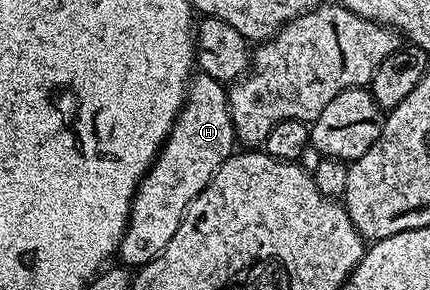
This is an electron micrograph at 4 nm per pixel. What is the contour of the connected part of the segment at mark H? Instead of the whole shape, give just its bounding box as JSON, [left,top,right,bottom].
[116,71,236,270]

